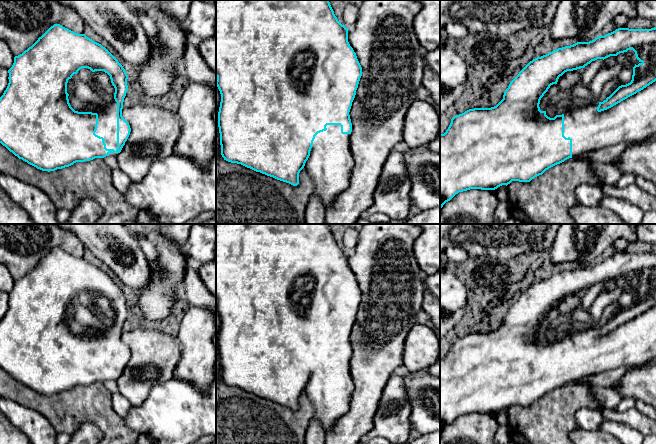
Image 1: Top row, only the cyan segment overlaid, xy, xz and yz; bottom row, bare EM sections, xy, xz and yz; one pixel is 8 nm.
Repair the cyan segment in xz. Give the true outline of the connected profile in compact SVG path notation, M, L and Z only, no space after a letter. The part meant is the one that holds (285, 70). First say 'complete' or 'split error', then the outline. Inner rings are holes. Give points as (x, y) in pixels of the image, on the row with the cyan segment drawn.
split error | M216 0L216 86L221 94L218 127L222 157L293 186L299 184L299 173L305 168L314 184L313 194L320 198L326 210L349 187L354 165L349 112L362 76L362 67L348 42L348 30L338 21L329 0Z

